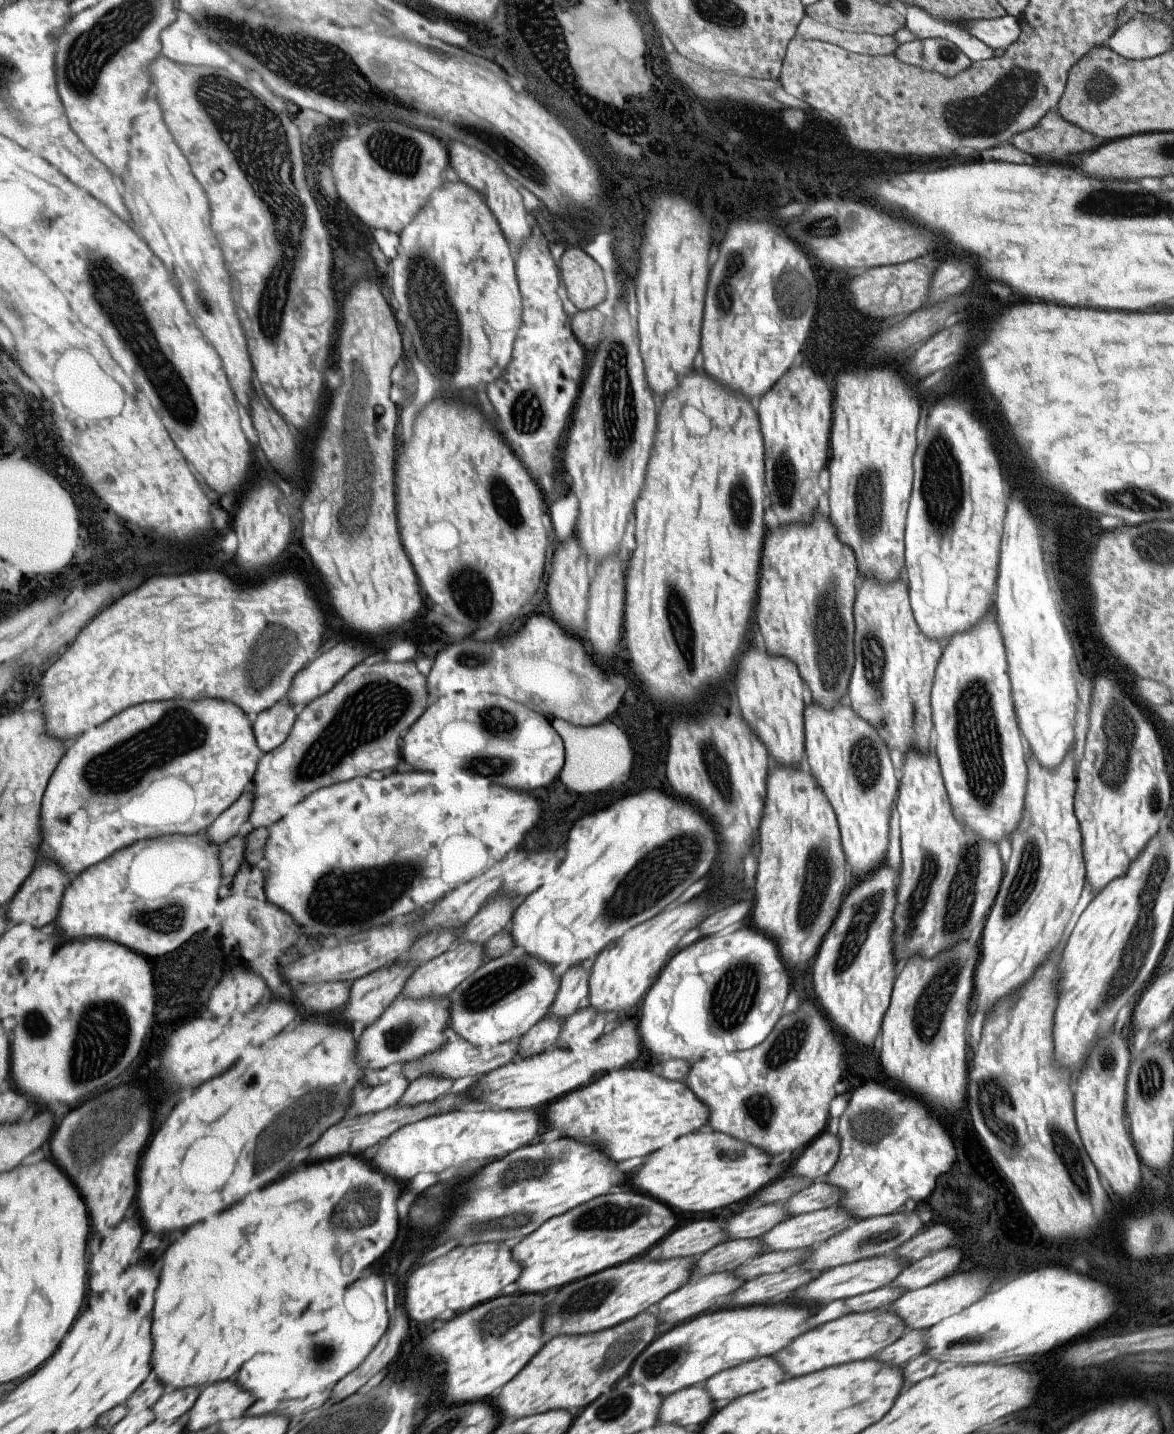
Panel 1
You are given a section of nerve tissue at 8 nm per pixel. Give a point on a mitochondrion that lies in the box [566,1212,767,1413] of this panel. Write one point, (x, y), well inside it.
(615, 1352)

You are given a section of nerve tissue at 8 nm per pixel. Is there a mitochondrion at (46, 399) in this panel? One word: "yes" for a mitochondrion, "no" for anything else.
no

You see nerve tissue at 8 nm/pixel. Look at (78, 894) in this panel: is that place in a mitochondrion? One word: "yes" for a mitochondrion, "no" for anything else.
no

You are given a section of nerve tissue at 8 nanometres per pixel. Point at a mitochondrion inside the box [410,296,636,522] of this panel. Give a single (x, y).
(525, 410)

